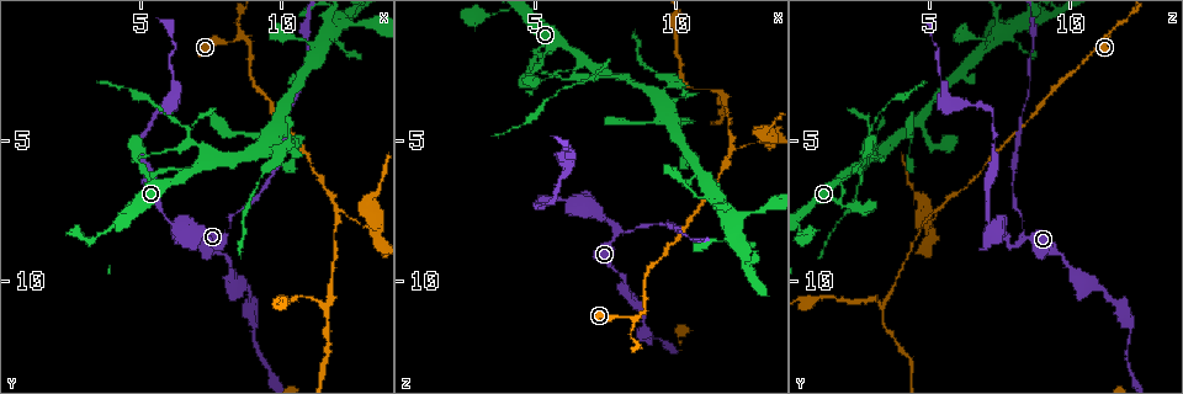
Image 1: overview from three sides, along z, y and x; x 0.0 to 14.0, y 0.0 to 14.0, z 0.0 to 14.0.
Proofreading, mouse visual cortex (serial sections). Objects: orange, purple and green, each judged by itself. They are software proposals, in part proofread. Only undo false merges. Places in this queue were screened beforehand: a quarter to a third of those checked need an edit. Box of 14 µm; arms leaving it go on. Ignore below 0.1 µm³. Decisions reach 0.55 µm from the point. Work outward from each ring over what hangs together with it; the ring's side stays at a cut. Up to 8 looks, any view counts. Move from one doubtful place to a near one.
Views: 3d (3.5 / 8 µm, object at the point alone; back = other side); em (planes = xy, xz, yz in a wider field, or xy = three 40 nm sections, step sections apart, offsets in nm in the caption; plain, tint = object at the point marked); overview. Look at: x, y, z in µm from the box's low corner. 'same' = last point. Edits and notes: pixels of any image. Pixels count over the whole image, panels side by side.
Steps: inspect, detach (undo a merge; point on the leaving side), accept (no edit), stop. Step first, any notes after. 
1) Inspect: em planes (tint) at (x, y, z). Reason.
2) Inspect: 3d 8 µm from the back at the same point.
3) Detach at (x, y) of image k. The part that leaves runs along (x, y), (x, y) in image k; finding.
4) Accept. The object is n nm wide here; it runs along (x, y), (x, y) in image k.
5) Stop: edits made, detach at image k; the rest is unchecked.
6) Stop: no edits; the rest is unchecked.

Inspect: 3d 3.5 µm at (7.0, 5.2, 2.7).

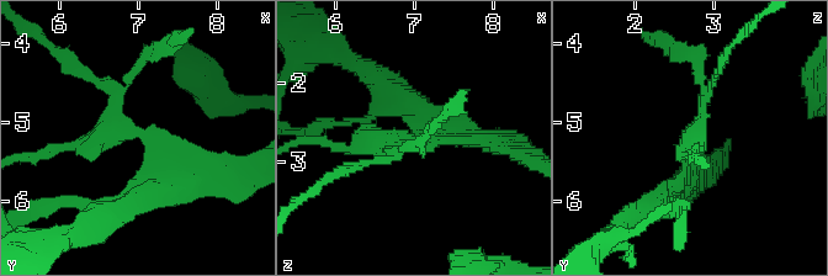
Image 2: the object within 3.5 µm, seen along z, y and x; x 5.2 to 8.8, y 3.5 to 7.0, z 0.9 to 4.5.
Inspect: em xy step 2 (tint) at (7.00, 5.20, 2.70). Need the tissue.

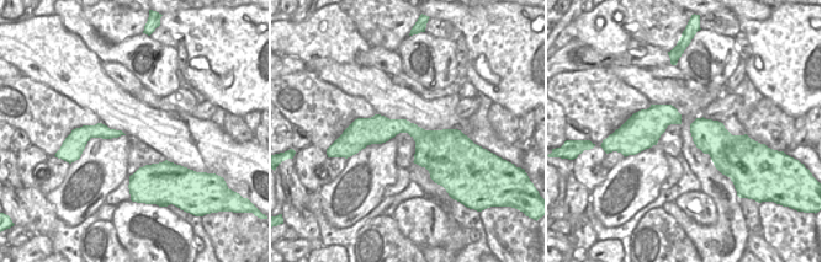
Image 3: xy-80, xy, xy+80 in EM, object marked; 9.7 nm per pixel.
Inspect: em xy step 5 (tint) at the same point. Cut it another way.

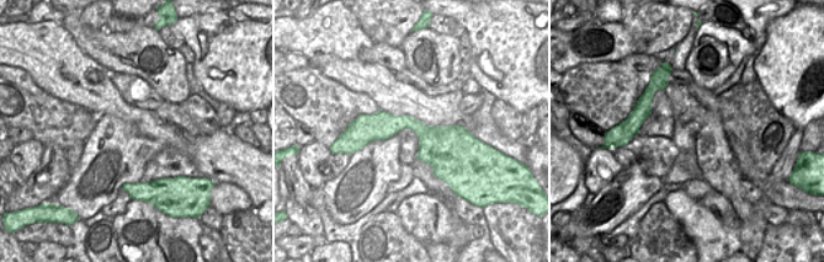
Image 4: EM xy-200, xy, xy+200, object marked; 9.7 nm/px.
Detach at (371, 150) of image 2. The part that leaves runs along (408, 138), (348, 169) in image 2; two cells meet here.

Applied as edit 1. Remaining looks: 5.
Inspect: 3d 3.5 µm from the back at (9.5, 5.3, 3.3). Narrows sharply.

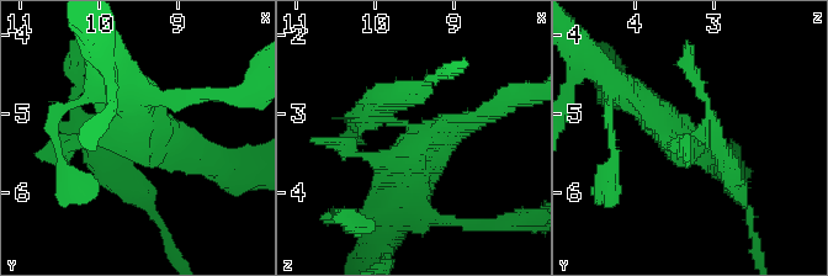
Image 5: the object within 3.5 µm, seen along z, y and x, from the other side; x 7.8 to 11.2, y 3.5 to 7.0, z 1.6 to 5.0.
Inspect: em xy step 1 (tint) at (9.40, 5.30, 3.35). Need the tissue.

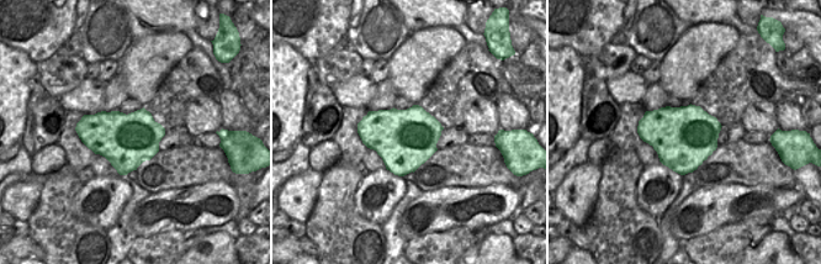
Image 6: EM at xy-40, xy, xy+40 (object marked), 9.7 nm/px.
Inspect: em xy step 2 (tint) at the same point. Cut it another way.

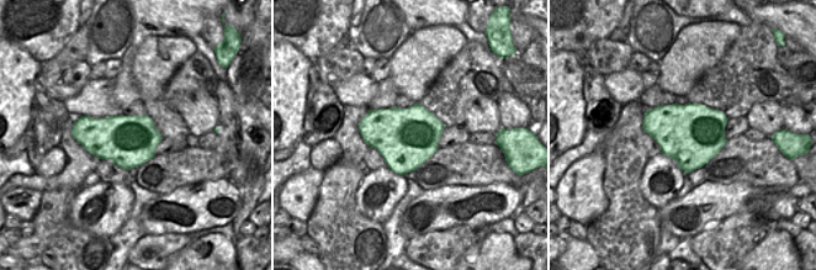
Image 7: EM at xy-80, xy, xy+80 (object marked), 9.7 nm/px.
Detach at (121, 176) of image 5. The part that leaves runs along (399, 125), (381, 102), (430, 78) in image 5; a second cell is stuck on.

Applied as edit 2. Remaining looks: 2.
Inspect: 3d 3.5 µm from the back at (11.4, 1.9, 6.9). Branch point.

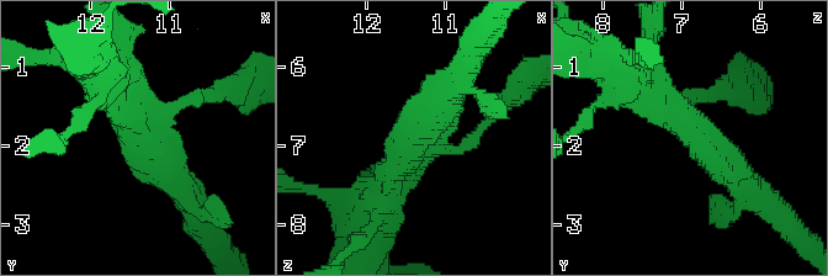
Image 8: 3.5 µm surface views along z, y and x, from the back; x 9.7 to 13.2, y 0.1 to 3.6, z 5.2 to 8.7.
Inspect: em xy step 2 (tint) at (11.35, 1.85, 6.85). 3 arms meet here; the arms are 150, 400, 450 nm wide.

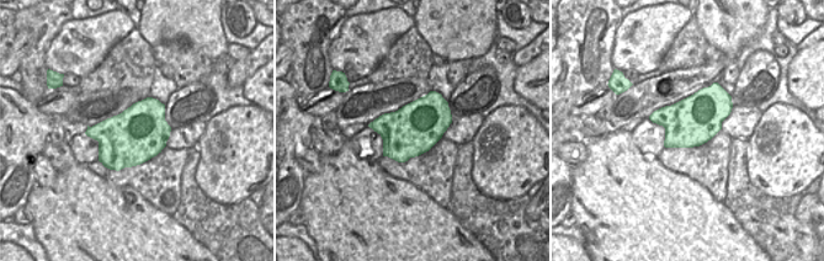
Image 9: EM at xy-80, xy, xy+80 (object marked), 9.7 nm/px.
Accept. The object is 500 nm wide here; it runs along (749, 186), (642, 80) in image 8; continuous, no second cell.

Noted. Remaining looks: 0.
Stop: edits made, detach at image 2, detach at image 5; the rest is unchecked.

